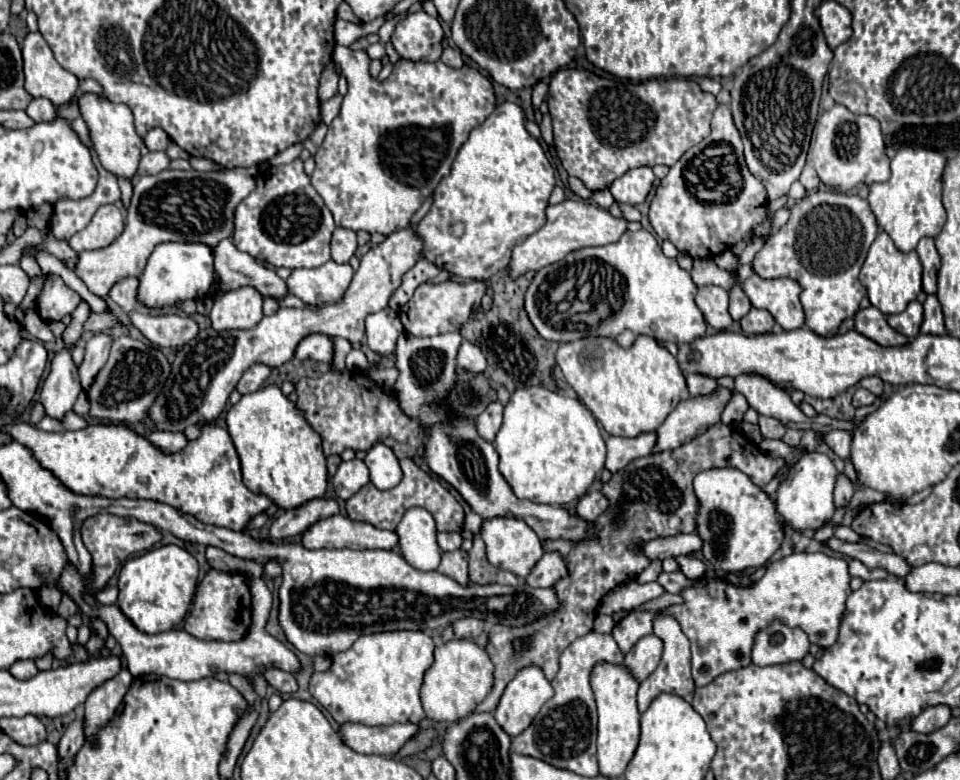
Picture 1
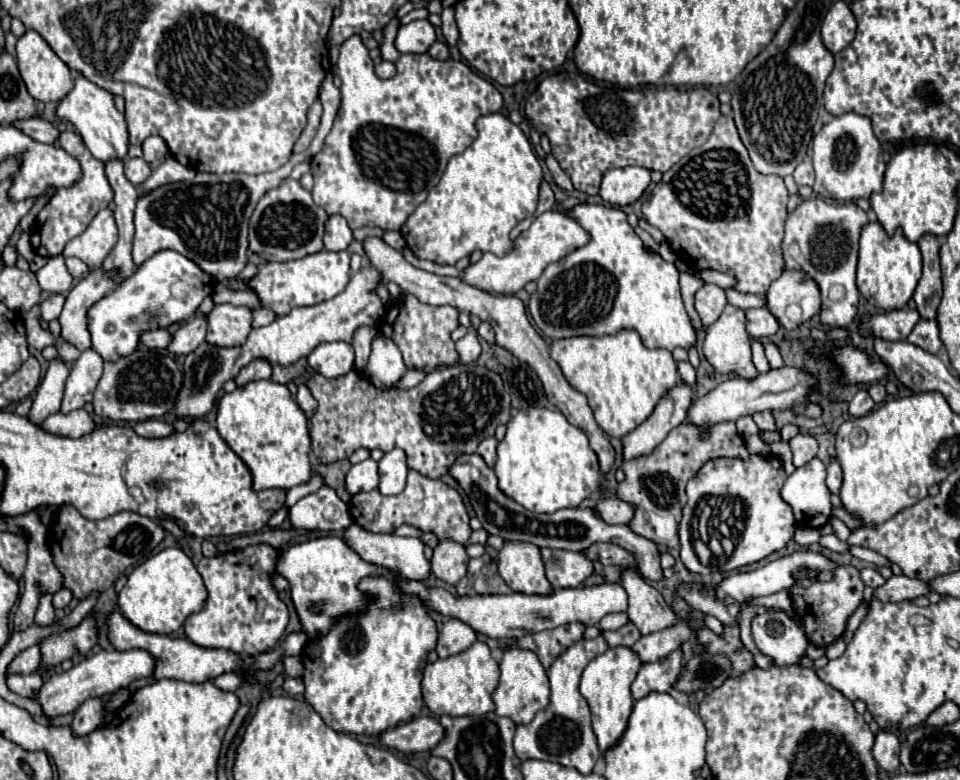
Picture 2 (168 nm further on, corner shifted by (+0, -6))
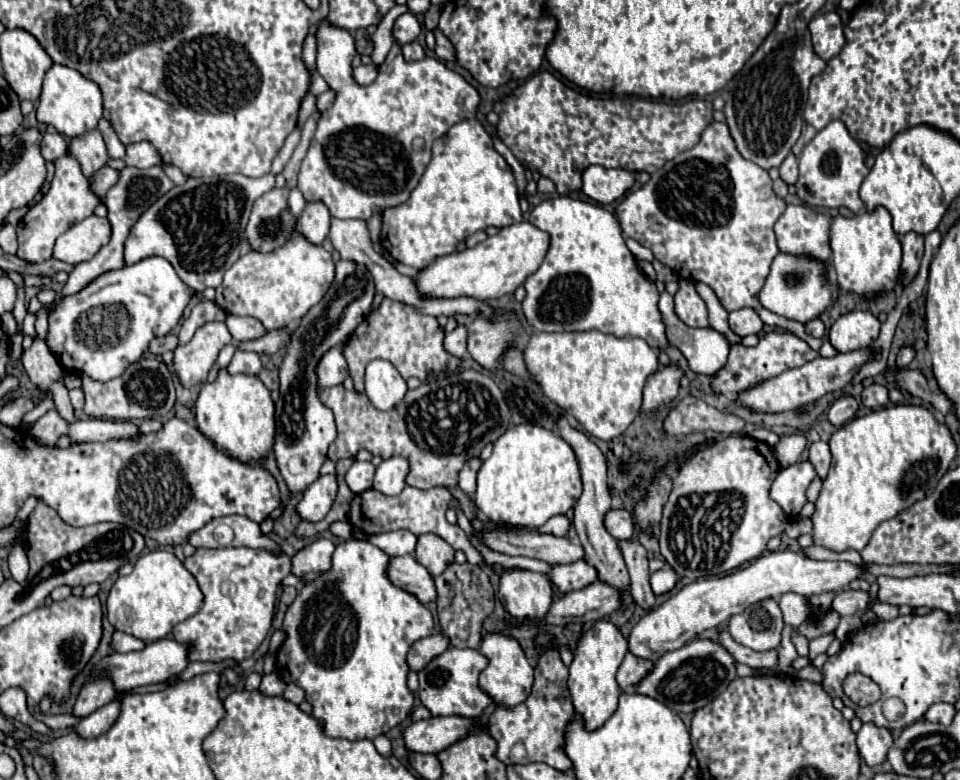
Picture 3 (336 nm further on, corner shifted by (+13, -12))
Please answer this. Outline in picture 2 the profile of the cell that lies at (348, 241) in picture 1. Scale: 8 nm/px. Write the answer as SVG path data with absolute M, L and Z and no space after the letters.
M328 215L326 233L324 233L324 247L328 251L342 251L350 245L352 231L342 215Z

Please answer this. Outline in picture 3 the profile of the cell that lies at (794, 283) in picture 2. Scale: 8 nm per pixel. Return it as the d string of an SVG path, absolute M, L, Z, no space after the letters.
M779 253L771 265L771 273L759 293L759 301L765 309L799 321L807 323L821 315L827 307L831 307L831 281L827 279L827 267L819 261L811 261L807 257L791 257L785 253Z

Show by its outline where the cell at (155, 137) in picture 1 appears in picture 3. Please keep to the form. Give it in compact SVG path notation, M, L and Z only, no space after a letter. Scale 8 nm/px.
M139 141L139 143L127 145L125 163L133 165L133 167L139 167L139 169L149 169L153 165L159 165L161 157L159 157L157 149L149 141Z

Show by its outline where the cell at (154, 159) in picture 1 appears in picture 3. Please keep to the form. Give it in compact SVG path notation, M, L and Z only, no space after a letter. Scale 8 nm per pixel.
M105 165L105 167L101 167L99 173L95 175L91 189L93 189L95 195L101 197L101 195L107 193L107 189L111 189L111 187L117 183L117 179L119 179L119 171L117 171L117 169L111 169L111 167Z

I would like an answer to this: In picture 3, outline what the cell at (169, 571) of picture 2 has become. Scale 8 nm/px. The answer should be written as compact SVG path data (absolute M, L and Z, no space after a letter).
M151 551L135 563L129 575L113 583L107 597L107 619L117 631L151 643L167 637L177 623L195 615L201 603L203 593L183 563L169 551Z

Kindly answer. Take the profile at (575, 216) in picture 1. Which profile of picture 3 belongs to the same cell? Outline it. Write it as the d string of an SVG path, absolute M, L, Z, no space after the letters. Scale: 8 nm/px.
M521 221L509 227L503 227L497 235L487 237L483 243L473 249L455 251L451 255L439 257L433 265L425 267L415 283L421 295L429 297L475 297L479 301L491 301L503 295L513 293L519 285L525 283L537 267L541 267L545 255L549 251L549 233L533 227L529 221Z

